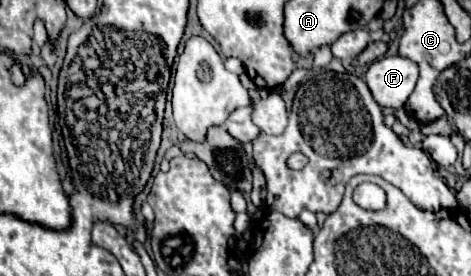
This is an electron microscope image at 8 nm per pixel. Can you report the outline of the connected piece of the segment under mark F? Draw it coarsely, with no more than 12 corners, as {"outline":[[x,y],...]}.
{"outline":[[404,56],[372,62],[364,78],[380,106],[402,108],[418,64]]}

